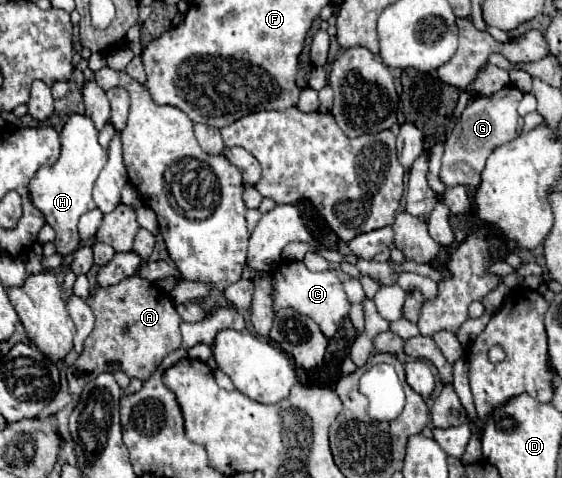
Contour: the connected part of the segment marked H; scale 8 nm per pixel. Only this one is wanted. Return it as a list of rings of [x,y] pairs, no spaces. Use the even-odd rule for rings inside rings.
[[[78,113],[70,115],[64,129],[60,131],[60,143],[62,143],[60,159],[52,167],[38,169],[28,189],[34,207],[46,217],[48,225],[56,231],[56,241],[54,241],[56,251],[62,255],[70,255],[80,247],[80,237],[76,229],[78,219],[86,211],[92,211],[96,207],[92,201],[92,187],[102,167],[108,161],[108,153],[106,149],[100,147],[98,129],[94,127],[88,115],[78,115]]]

